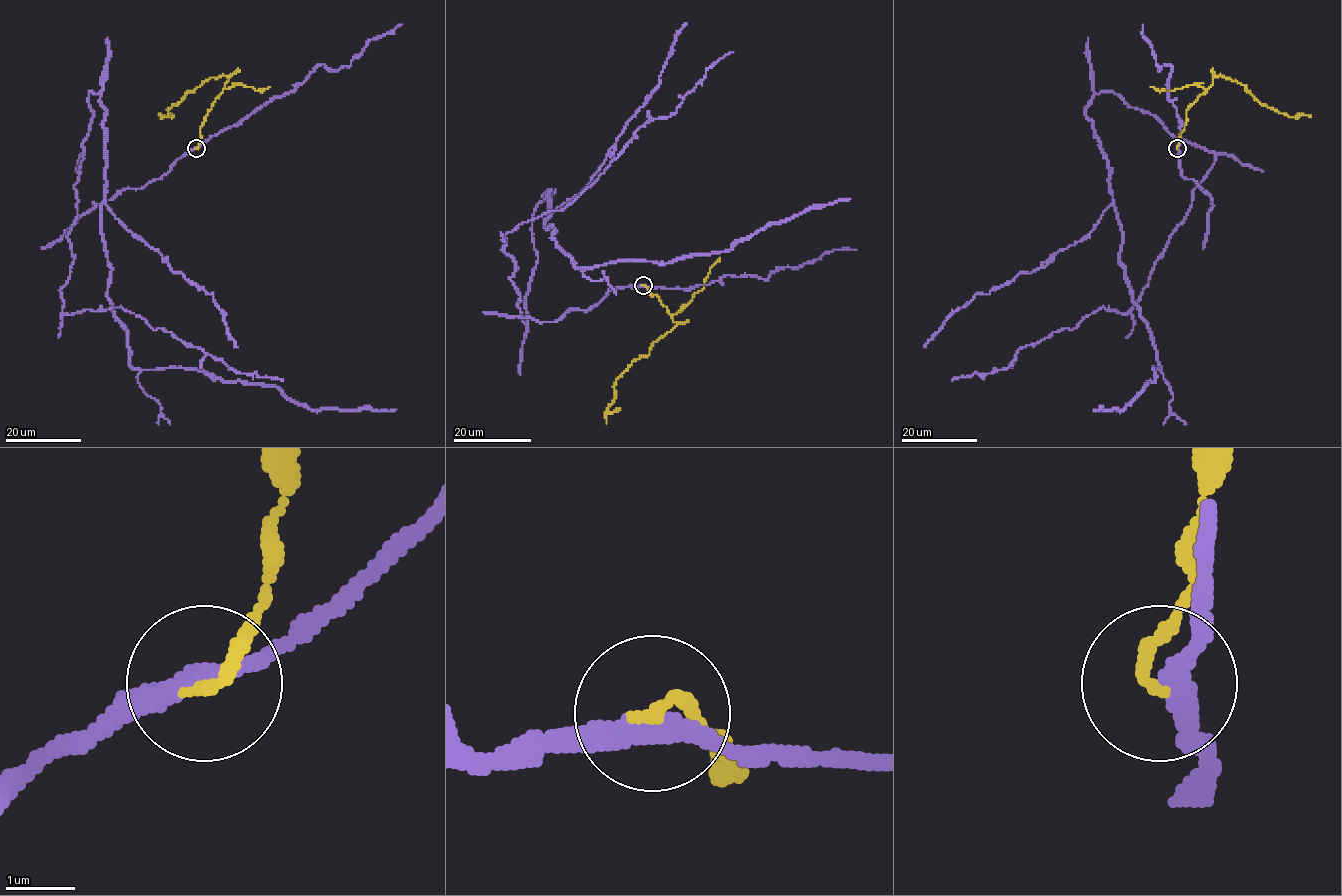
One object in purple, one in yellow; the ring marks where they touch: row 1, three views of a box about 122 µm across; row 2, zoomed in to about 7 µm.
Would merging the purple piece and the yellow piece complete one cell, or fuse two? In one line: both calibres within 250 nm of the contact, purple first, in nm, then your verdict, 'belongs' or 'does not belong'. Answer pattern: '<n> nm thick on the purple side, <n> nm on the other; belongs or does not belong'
320 nm thick on the purple side, 200 nm on the other; does not belong

